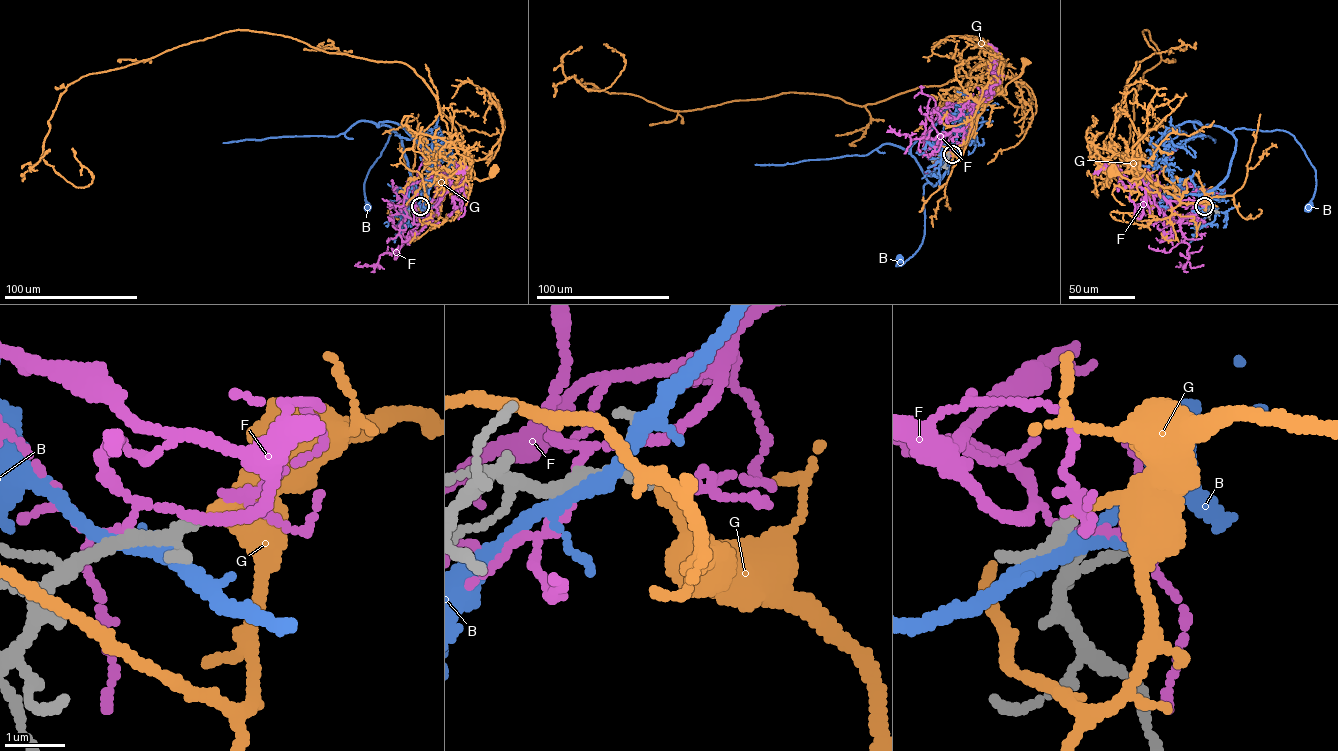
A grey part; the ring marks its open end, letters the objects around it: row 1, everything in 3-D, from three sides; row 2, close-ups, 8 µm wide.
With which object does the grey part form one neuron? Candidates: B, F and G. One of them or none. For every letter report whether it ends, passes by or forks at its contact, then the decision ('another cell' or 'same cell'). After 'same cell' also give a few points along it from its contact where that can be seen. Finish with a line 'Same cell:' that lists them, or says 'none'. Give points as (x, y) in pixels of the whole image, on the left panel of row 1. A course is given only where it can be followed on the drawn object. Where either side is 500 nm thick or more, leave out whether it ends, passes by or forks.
B: it forks; another cell
F: it forks; another cell
G: it ends; same cell; course (420, 206), (429, 201), (440, 203), (445, 193), (471, 169), (473, 178), (479, 180), (487, 178), (494, 171)
Same cell: G

